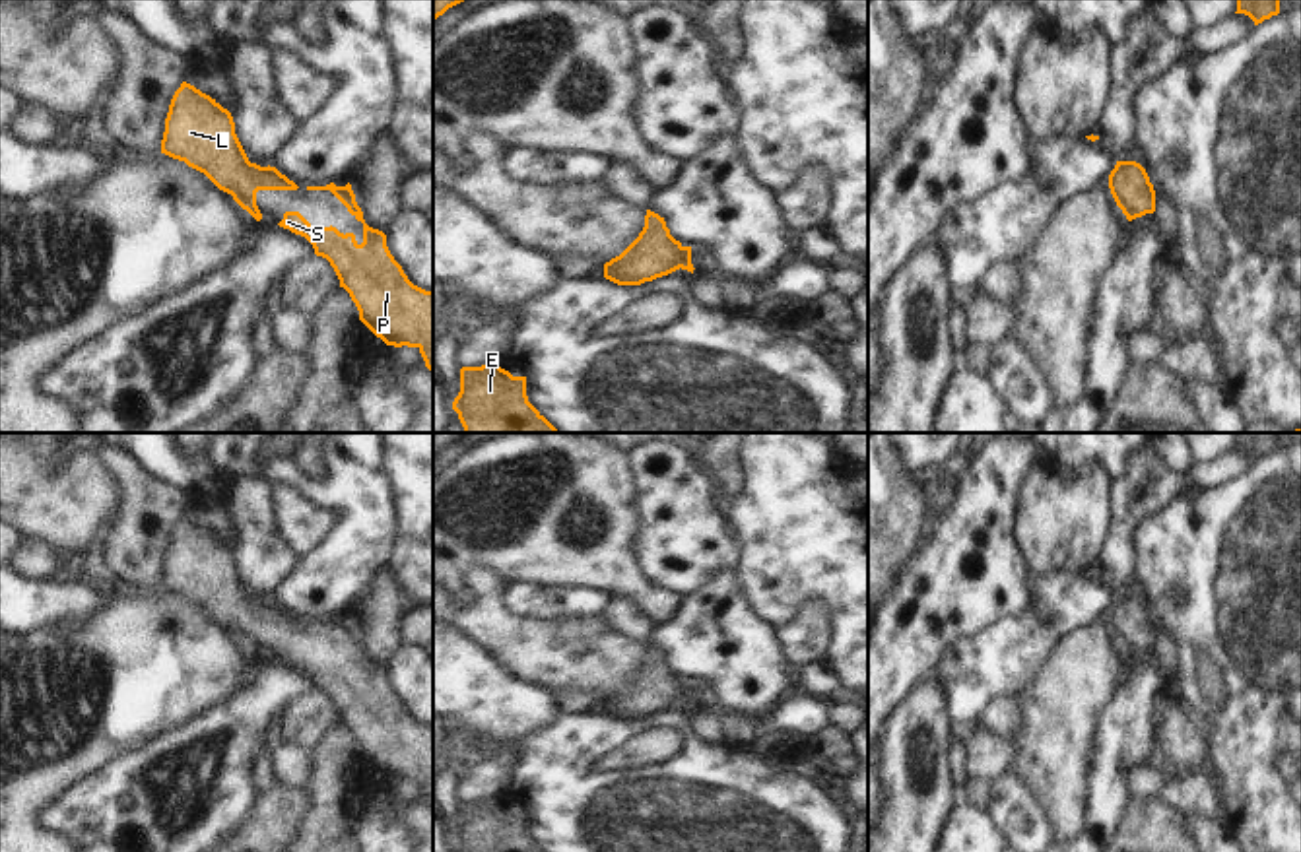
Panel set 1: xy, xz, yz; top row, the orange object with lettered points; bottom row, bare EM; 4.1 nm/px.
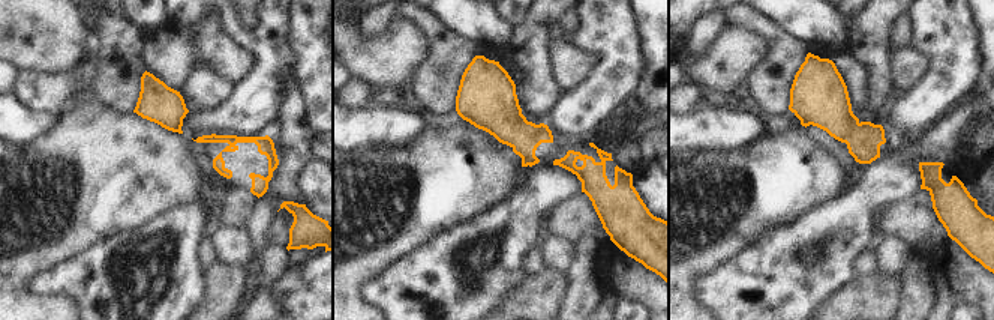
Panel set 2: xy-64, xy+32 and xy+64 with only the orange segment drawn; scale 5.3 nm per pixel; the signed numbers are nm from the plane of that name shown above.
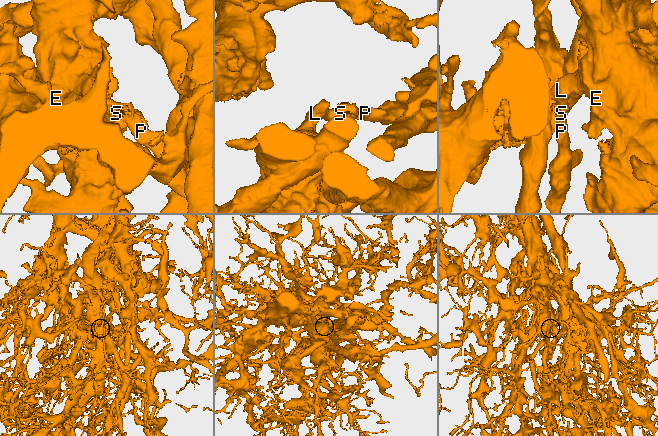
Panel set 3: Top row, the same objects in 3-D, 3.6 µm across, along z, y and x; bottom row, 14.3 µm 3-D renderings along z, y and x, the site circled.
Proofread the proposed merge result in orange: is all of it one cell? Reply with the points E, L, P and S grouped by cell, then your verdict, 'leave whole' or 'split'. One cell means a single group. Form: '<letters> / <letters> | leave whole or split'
E L P S | leave whole

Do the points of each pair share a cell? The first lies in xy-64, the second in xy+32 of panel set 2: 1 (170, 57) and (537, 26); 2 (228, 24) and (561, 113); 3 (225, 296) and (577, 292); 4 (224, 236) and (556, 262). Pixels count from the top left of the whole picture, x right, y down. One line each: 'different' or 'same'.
1: different
2: same
3: different
4: same

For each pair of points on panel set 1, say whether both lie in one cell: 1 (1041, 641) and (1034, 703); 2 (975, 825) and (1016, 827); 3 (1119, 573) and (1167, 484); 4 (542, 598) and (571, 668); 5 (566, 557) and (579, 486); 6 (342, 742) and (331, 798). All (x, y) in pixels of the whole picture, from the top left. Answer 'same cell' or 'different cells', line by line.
1: different cells
2: different cells
3: same cell
4: different cells
5: same cell
6: same cell

